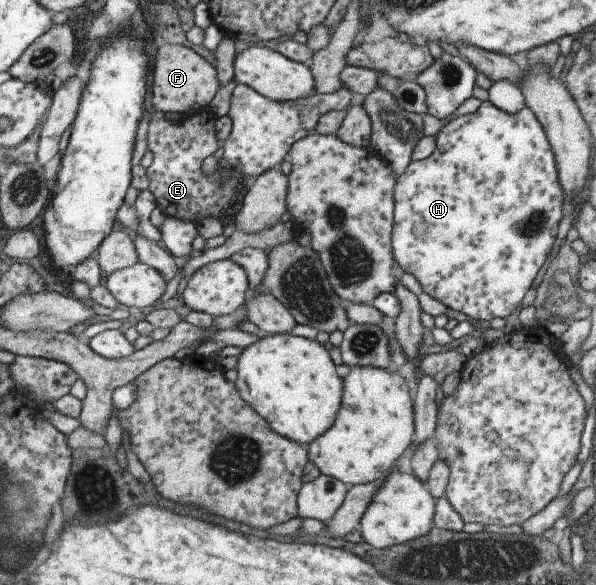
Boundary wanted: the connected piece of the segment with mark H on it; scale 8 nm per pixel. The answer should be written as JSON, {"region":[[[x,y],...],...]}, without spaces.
{"region":[[[489,100],[482,102],[473,113],[457,116],[439,127],[434,135],[434,145],[430,155],[424,159],[410,162],[395,180],[392,191],[394,223],[390,242],[393,259],[402,271],[412,275],[418,281],[426,295],[430,295],[444,307],[460,311],[468,315],[470,319],[481,319],[482,321],[490,321],[496,317],[504,319],[520,305],[522,297],[532,286],[532,281],[540,267],[546,263],[548,254],[554,245],[558,223],[564,212],[562,187],[556,179],[556,162],[552,155],[552,148],[546,139],[543,127],[540,127],[540,122],[536,121],[536,116],[528,106],[525,105],[520,108],[520,111],[509,114],[496,109]]]}

